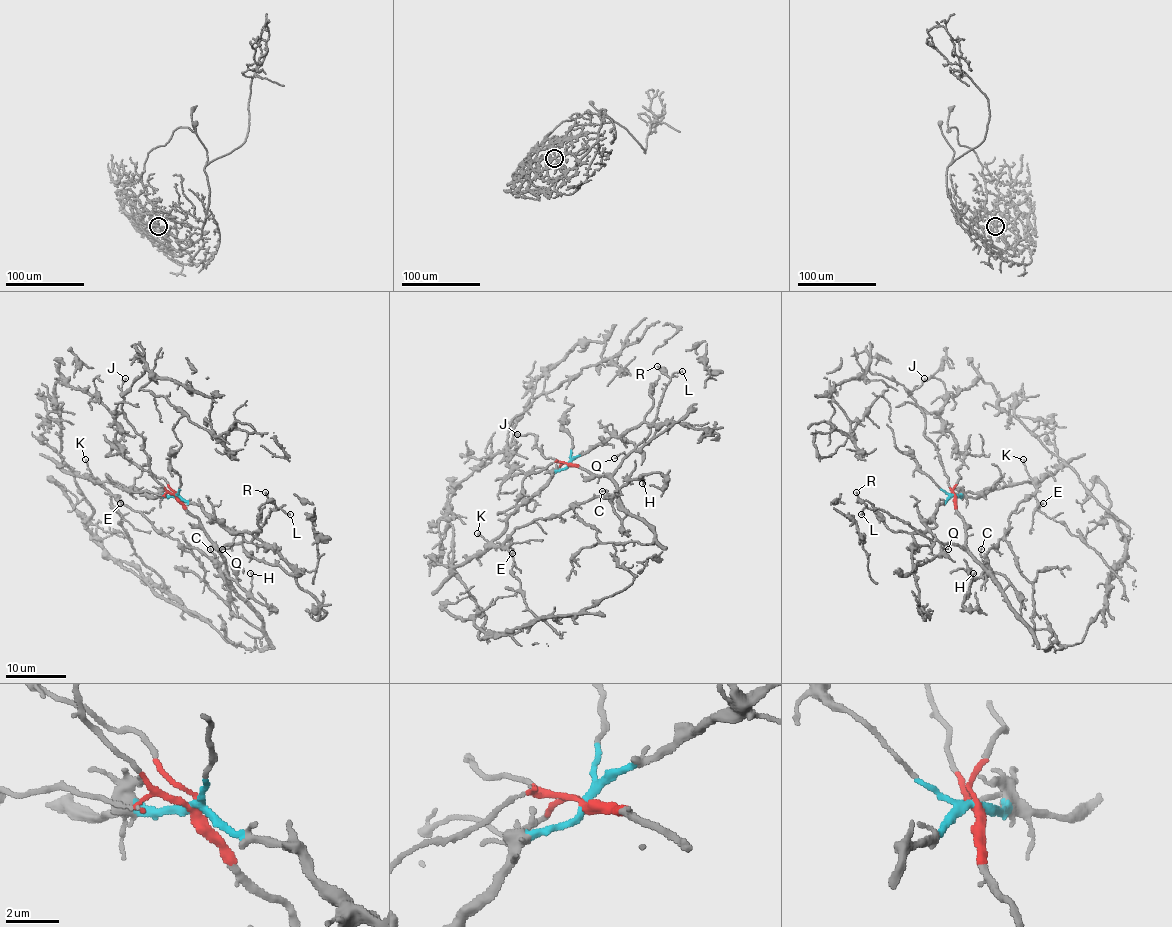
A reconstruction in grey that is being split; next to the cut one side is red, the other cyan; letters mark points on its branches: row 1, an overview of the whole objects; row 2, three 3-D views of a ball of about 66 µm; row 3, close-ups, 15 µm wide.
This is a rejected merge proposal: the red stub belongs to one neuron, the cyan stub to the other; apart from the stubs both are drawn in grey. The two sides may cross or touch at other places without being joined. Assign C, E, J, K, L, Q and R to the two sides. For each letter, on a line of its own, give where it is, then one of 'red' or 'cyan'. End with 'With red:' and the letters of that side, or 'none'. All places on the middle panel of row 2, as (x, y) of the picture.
C: place (602, 491); cyan
E: place (512, 553); cyan
J: place (517, 434); red
K: place (477, 533); cyan
L: place (682, 371); red
Q: place (614, 458); red
R: place (657, 366); red
With red: J, L, Q, R

